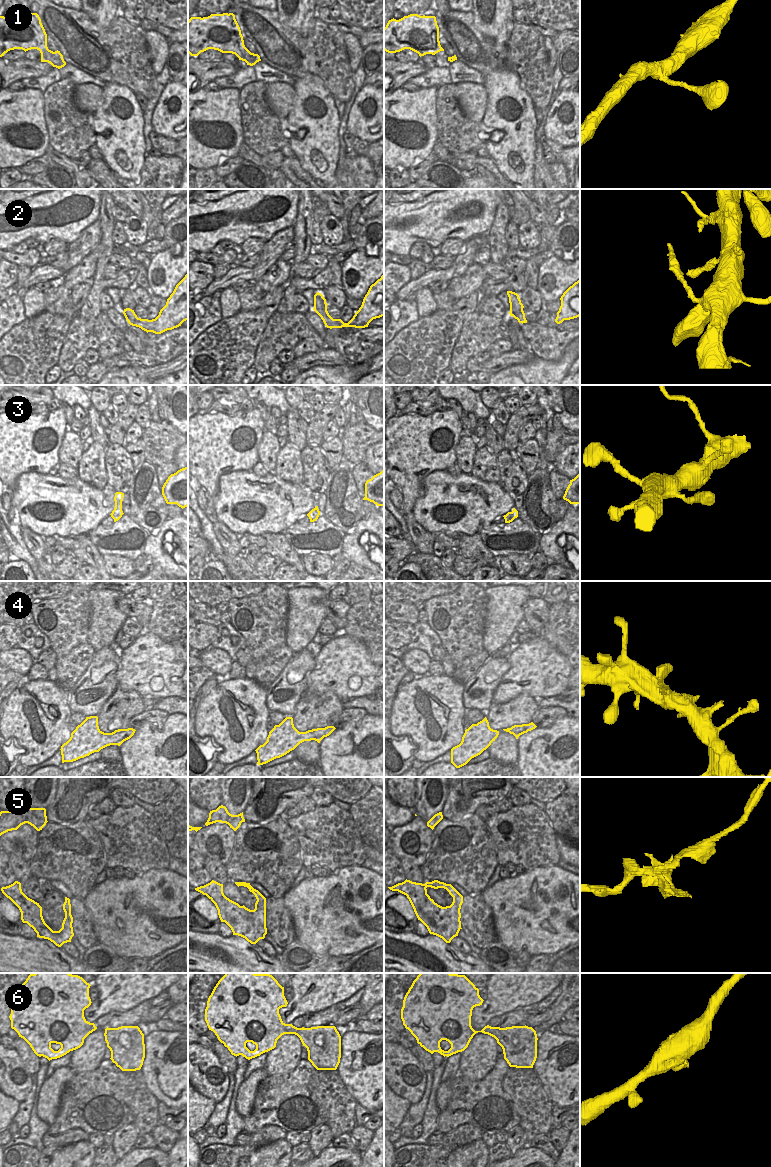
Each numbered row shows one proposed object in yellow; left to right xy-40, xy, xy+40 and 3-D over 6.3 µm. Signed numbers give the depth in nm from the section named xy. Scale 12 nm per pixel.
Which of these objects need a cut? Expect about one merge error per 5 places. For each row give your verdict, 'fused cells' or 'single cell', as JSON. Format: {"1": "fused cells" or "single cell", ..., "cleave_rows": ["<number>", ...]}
{"1": "single cell", "2": "fused cells", "3": "single cell", "4": "fused cells", "5": "single cell", "6": "single cell", "cleave_rows": ["2", "4"]}

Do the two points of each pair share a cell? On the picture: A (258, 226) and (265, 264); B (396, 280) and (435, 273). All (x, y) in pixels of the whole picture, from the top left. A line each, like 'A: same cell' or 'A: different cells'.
A: different cells
B: different cells

